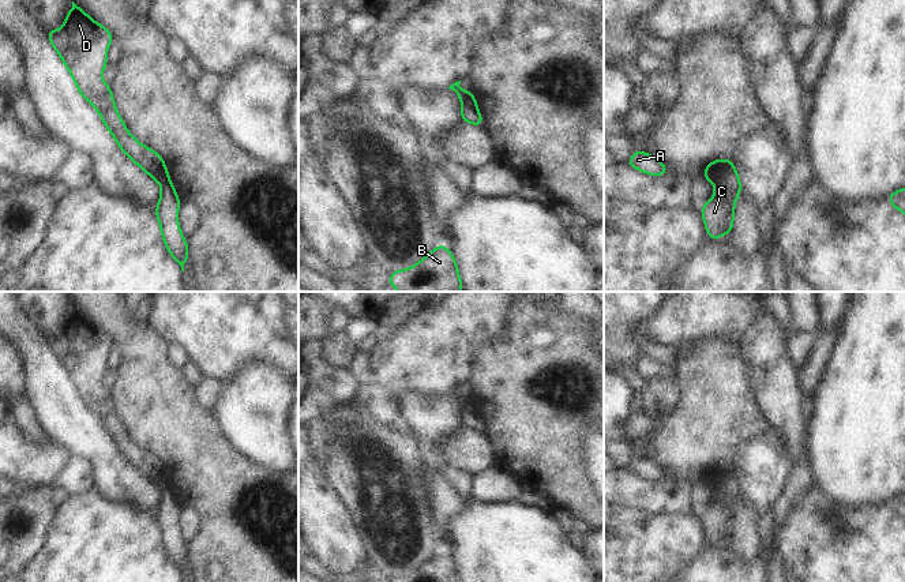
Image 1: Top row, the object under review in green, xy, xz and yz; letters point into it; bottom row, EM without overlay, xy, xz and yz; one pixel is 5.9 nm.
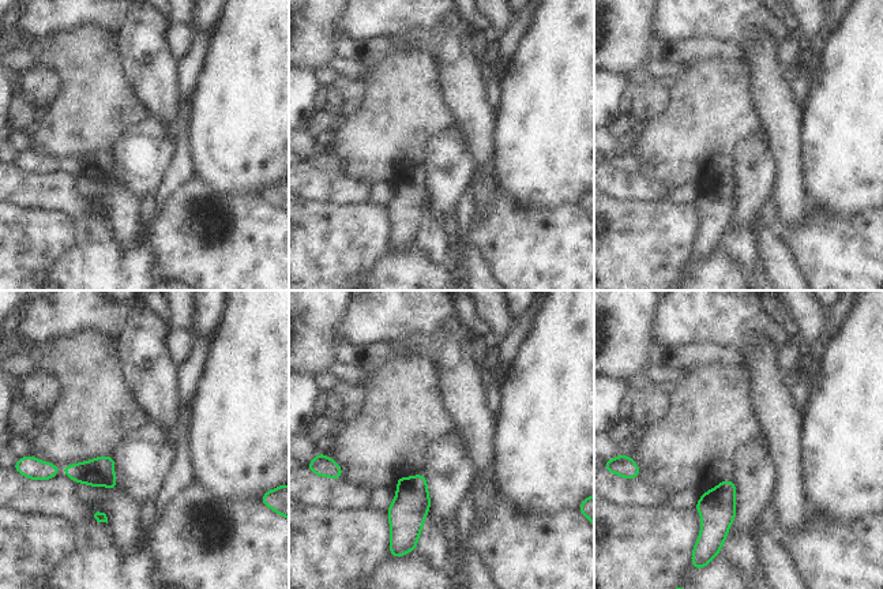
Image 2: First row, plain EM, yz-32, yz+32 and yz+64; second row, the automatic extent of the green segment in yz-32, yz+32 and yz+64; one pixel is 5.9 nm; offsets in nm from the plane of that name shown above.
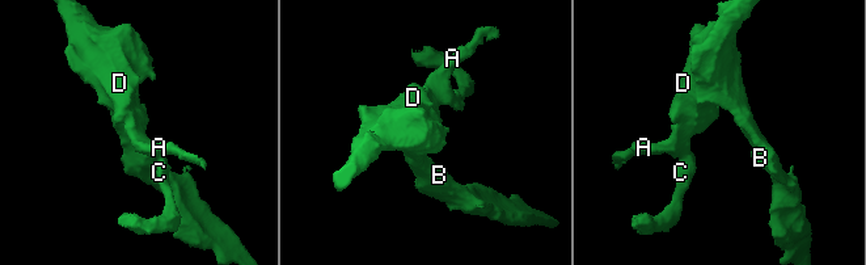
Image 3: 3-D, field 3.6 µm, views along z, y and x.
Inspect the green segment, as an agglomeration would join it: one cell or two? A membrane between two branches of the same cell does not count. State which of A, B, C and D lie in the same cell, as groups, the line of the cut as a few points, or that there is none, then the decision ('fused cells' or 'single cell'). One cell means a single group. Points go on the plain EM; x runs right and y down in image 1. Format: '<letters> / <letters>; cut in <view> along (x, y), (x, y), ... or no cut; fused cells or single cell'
A B D / C; cut in yz along (733, 472), (716, 489); fused cells

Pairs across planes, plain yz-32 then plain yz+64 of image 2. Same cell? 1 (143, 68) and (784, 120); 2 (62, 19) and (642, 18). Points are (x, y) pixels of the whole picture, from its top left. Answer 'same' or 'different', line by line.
1: same
2: different

